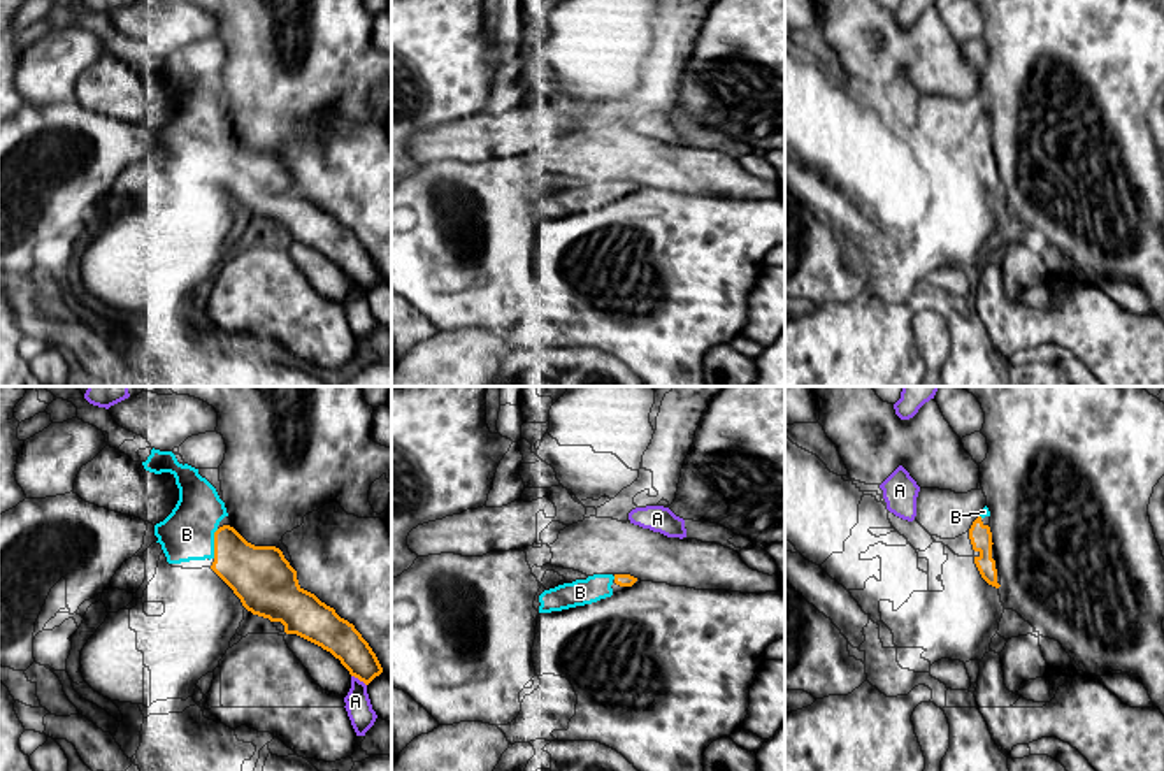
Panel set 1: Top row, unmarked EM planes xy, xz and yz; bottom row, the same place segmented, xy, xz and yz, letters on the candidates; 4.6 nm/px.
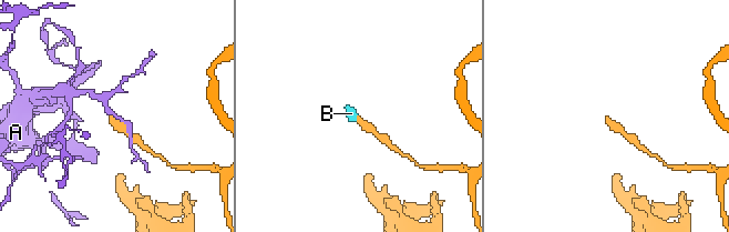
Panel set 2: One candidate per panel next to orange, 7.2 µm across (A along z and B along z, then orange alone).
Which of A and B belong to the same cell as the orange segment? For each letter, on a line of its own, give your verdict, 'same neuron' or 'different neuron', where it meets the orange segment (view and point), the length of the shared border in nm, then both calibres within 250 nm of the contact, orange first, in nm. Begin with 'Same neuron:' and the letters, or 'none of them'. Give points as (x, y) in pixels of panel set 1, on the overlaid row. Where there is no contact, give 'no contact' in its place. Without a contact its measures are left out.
Same neuron: B
A: different neuron | xy (359, 678) | 90 nm | 160/120 nm
B: same neuron | xy (215, 543) | 140 nm | 280/240 nm

